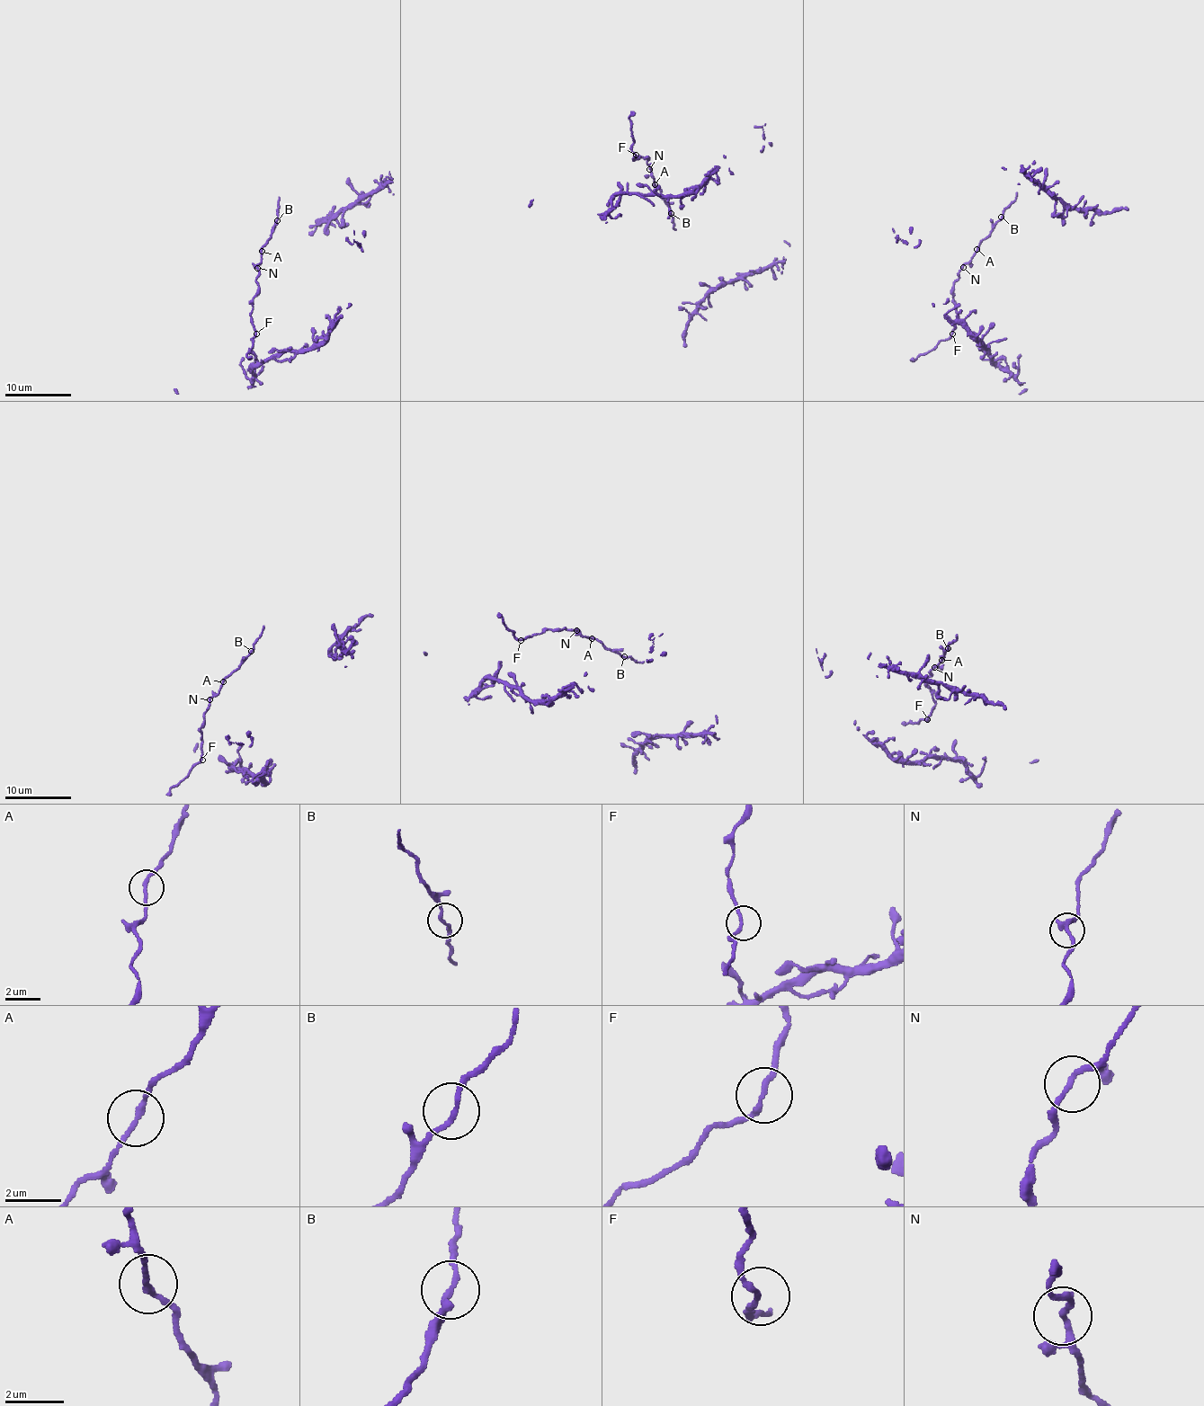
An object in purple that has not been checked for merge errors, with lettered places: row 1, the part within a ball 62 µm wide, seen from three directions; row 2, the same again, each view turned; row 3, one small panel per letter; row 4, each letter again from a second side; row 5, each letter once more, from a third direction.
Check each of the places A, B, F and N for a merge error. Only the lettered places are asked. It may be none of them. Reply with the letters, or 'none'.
none

